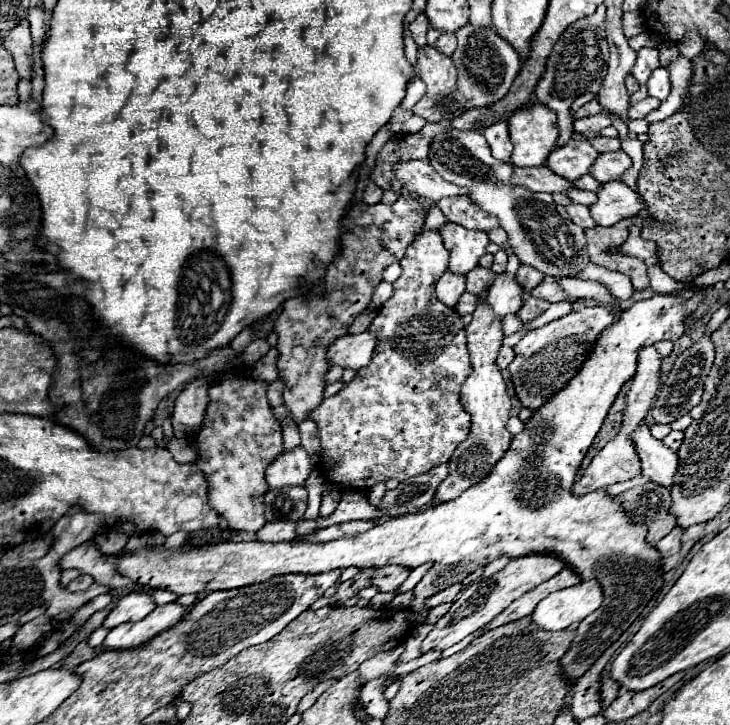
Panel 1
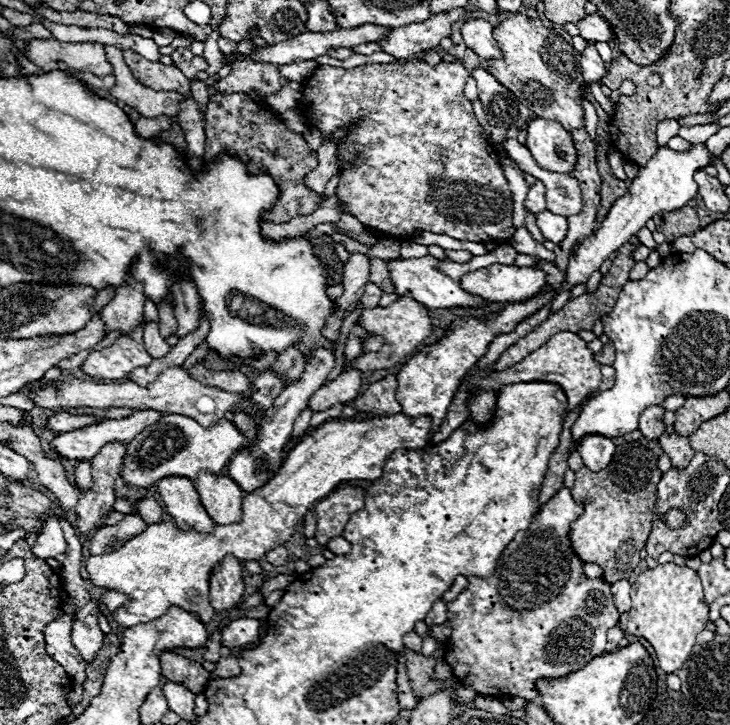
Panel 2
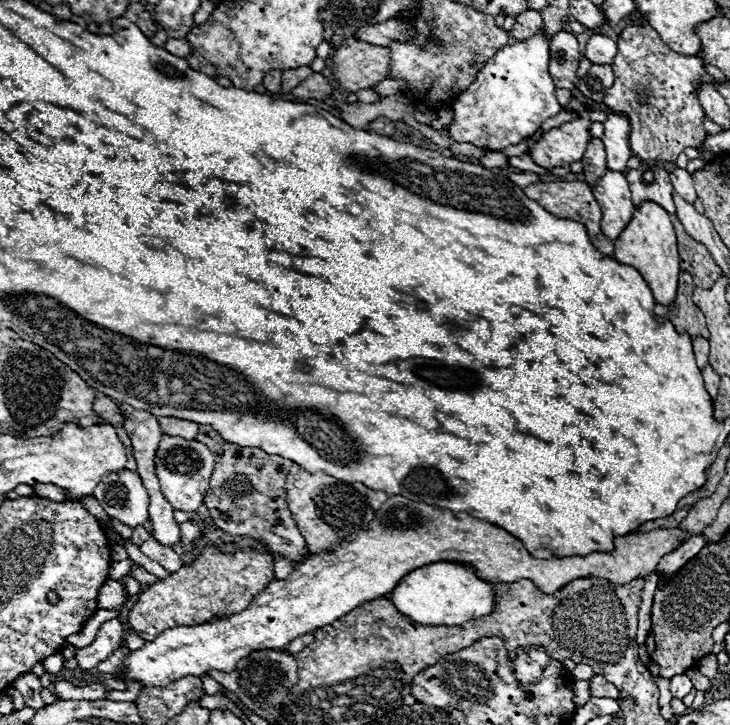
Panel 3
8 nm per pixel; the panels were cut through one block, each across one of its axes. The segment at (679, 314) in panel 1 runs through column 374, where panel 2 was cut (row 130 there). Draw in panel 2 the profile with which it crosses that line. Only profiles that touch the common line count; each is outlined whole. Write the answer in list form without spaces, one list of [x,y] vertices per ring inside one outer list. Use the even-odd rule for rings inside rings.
[[[534,118],[528,122],[526,132],[526,148],[530,148],[530,154],[540,168],[558,174],[570,174],[574,170],[576,148],[572,144],[570,132],[564,130],[562,124],[554,120]]]

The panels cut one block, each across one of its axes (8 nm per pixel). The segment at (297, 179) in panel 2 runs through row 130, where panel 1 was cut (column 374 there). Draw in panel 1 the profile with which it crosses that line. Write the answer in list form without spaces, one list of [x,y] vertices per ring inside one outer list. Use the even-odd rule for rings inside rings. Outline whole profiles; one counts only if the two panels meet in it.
[[[402,192],[392,206],[356,202],[350,208],[350,216],[344,220],[348,226],[342,236],[340,258],[326,270],[326,294],[324,296],[298,296],[284,302],[276,320],[278,334],[278,378],[284,380],[284,404],[292,412],[296,422],[302,422],[314,406],[322,402],[324,376],[330,370],[326,350],[340,336],[348,334],[354,318],[364,312],[372,300],[374,288],[382,282],[386,266],[400,262],[408,244],[424,226],[424,206],[418,198]]]

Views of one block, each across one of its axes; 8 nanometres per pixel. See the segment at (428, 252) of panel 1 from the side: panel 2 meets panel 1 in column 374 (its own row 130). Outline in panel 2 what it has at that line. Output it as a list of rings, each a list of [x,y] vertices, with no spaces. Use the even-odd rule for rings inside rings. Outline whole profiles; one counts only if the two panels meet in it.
[[[414,60],[371,63],[352,69],[323,65],[302,82],[302,98],[296,110],[318,128],[324,140],[338,128],[358,124],[350,126],[348,134],[338,142],[340,182],[336,196],[360,224],[398,238],[414,236],[416,232],[446,234],[468,242],[512,238],[512,194],[496,162],[496,150],[486,140],[472,112],[472,102],[464,98],[462,90],[468,76],[470,72],[462,62],[428,66],[423,60]]]

